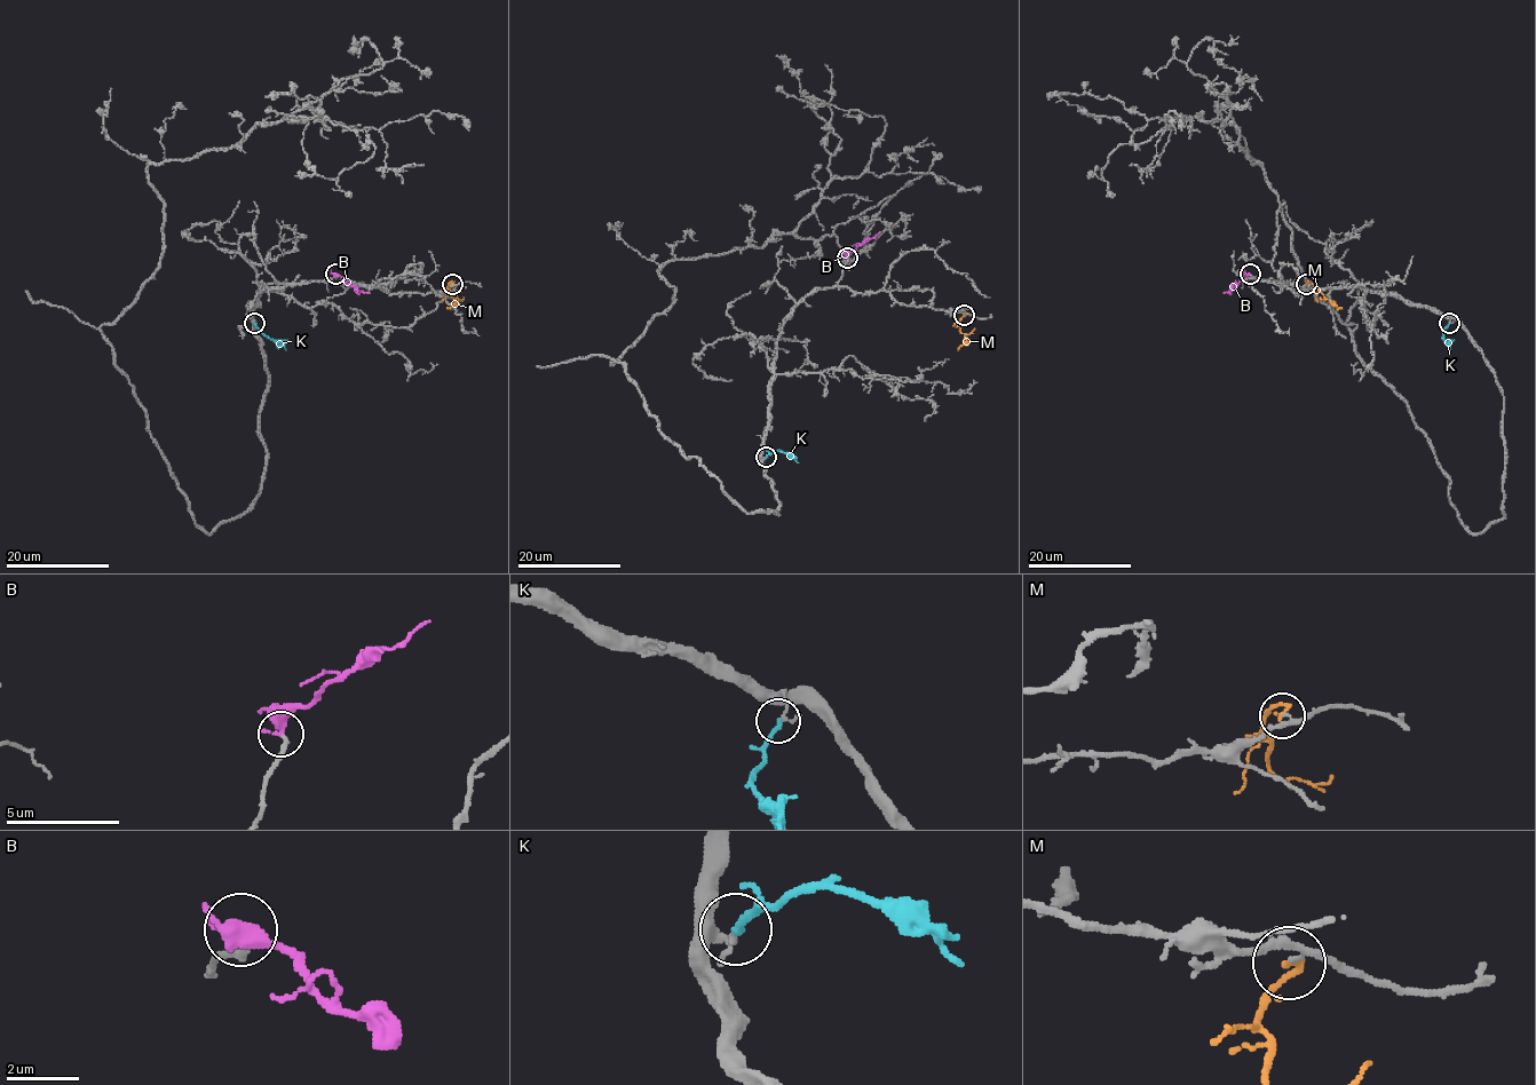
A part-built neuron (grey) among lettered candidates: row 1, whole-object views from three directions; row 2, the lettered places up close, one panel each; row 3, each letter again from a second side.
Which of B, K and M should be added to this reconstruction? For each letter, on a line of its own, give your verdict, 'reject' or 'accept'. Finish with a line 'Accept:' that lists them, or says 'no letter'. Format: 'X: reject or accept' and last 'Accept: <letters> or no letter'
B: accept
K: reject
M: reject
Accept: B

